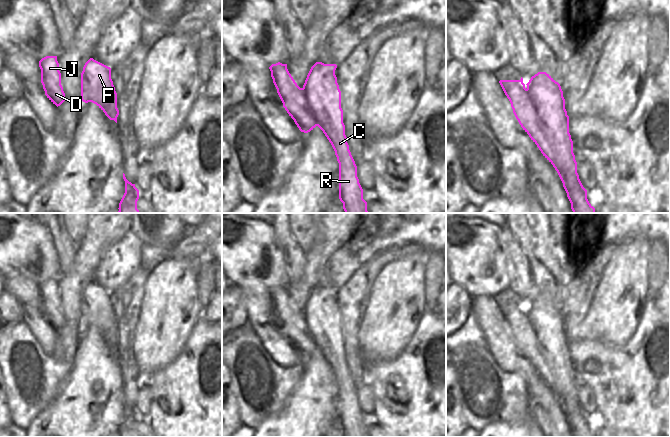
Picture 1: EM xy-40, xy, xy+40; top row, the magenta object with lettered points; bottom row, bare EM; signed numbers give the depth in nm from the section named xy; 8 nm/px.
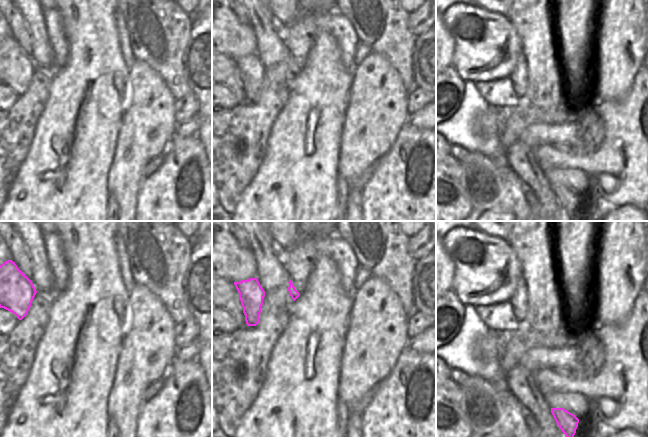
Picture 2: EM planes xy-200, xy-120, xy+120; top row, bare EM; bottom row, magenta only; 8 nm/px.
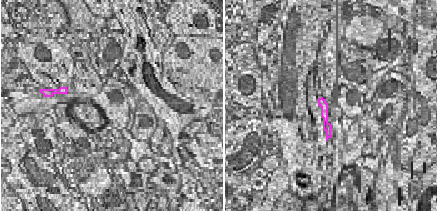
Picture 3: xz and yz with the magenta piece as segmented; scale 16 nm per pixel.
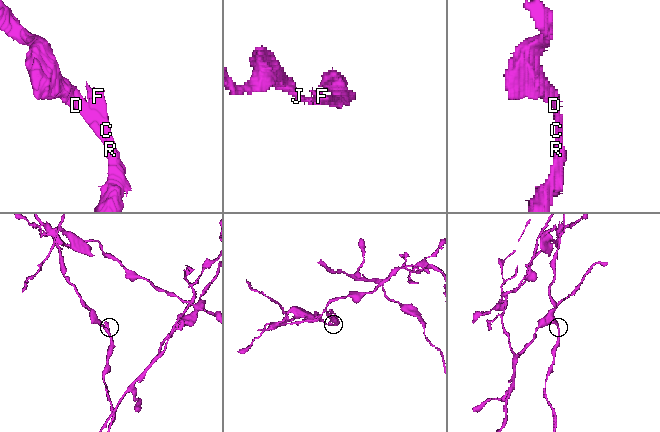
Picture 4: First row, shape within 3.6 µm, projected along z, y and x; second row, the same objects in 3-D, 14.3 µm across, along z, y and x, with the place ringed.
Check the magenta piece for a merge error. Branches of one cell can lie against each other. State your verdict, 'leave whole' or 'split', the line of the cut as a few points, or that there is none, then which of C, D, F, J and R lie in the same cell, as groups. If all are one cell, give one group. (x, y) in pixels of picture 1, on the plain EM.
split; cut in xy along (303, 311), (313, 341), (311, 343), (294, 344); C F R / D J

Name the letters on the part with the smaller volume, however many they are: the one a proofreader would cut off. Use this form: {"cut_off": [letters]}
{"cut_off": ["C", "F", "R"]}

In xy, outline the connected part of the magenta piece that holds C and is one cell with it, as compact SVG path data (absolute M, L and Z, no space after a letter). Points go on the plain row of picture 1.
M316 286L310 293L303 312L314 337L312 344L294 344L301 356L308 357L318 350L331 367L339 387L339 423L343 427L345 437L368 437L367 426L363 423L363 413L357 401L357 390L349 374L343 334L341 332L341 315L335 299L336 288Z

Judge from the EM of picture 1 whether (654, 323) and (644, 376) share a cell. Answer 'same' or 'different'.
same

